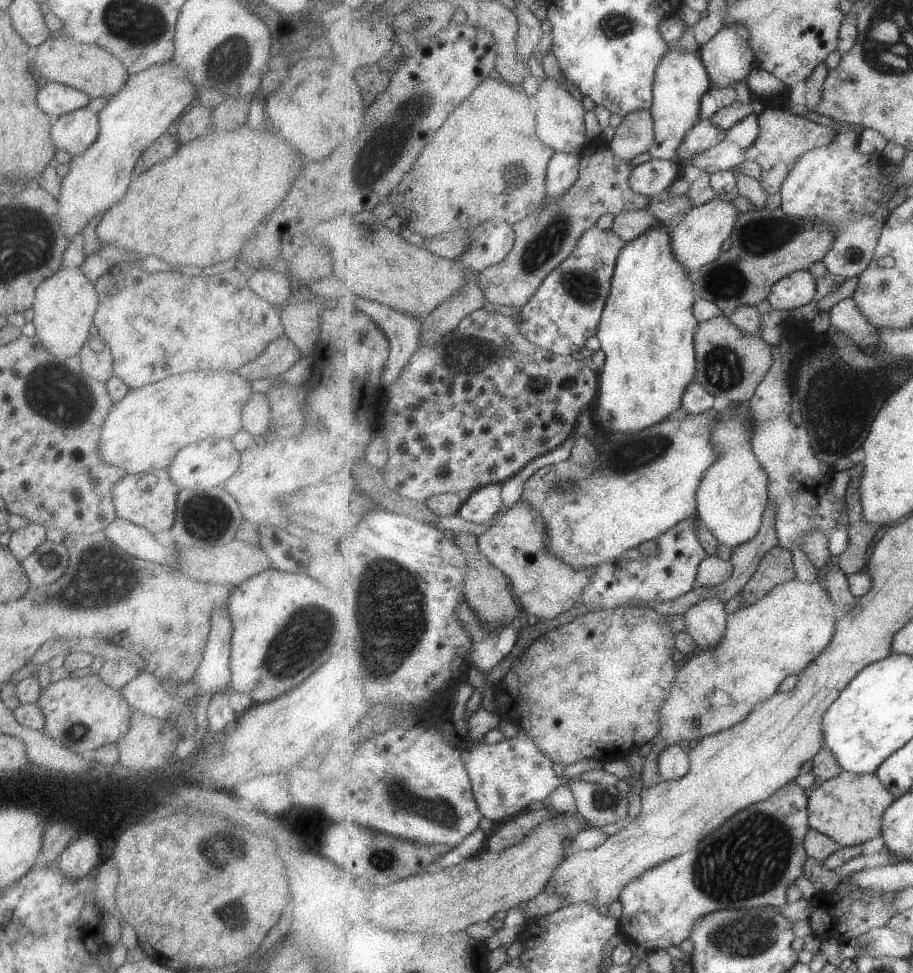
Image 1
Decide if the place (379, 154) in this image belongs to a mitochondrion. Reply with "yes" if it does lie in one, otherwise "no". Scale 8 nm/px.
yes

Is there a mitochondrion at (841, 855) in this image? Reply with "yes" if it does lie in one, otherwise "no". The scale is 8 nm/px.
no

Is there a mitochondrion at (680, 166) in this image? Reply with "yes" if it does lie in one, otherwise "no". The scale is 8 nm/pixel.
no

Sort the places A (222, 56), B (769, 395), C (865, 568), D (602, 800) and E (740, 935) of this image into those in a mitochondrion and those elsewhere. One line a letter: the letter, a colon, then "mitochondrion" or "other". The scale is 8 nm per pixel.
A: mitochondrion
B: other
C: other
D: mitochondrion
E: mitochondrion

